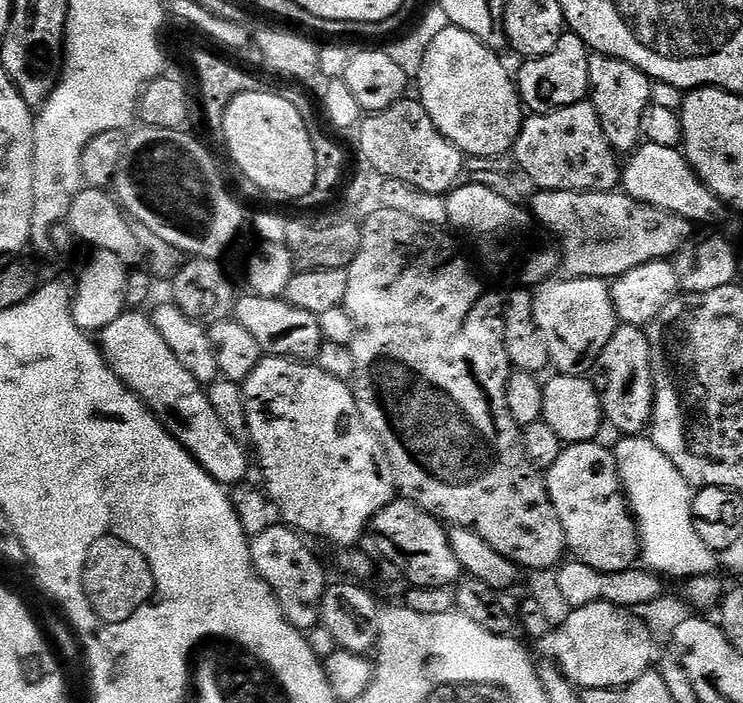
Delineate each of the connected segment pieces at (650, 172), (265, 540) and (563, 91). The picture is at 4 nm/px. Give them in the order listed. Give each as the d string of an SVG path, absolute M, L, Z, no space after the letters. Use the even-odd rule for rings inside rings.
M644 142L625 160L628 161L622 164L622 190L630 198L681 216L694 226L712 224L726 212L726 205L716 197L714 190L710 190L710 186L706 186L706 182L702 182L680 148L654 146Z
M272 522L266 530L251 537L248 546L256 573L272 588L284 617L305 634L320 624L320 600L326 587L324 568L307 543L311 544L295 528Z
M565 30L558 38L558 46L550 54L525 59L520 73L515 73L516 90L520 93L520 103L529 113L553 112L566 106L585 103L590 93L590 49L587 42L575 31Z

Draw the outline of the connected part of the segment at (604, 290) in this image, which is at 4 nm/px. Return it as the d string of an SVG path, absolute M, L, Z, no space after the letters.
M593 276L563 279L545 283L535 293L534 318L546 342L551 367L561 376L588 376L591 368L599 365L602 350L618 327L612 289L608 280Z

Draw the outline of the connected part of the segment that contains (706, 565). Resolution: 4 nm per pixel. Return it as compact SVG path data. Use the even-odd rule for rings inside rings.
M643 435L625 436L619 441L621 444L614 448L624 495L628 497L628 507L636 518L640 534L643 567L664 578L691 578L715 573L718 567L717 553L706 546L706 542L698 538L698 530L694 530L692 485L682 478L682 474L678 474L678 466L674 466L674 462L670 462L670 458L658 450L655 439L644 439Z

